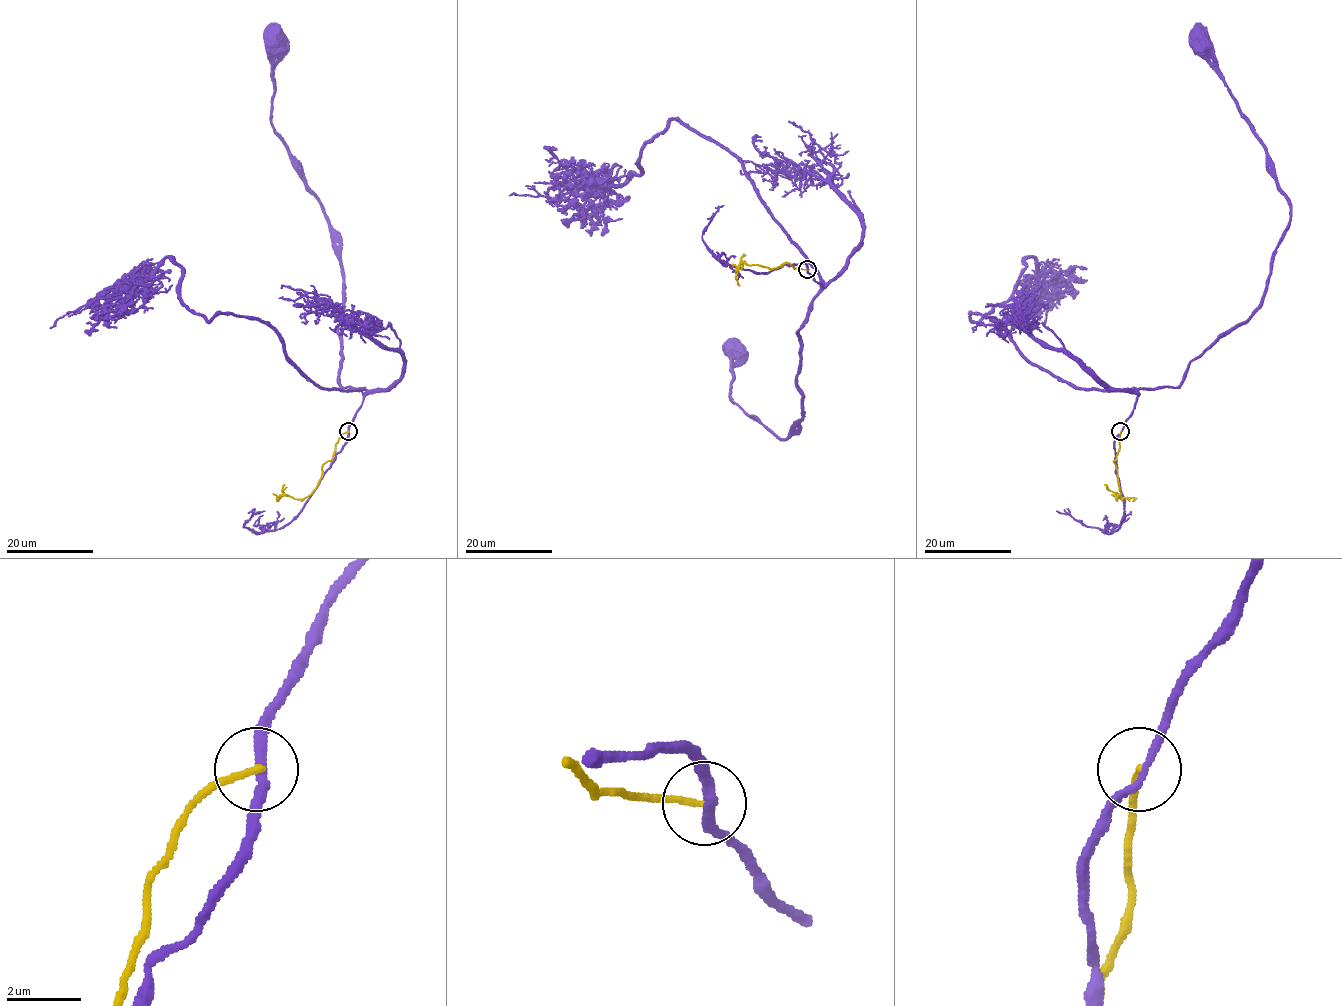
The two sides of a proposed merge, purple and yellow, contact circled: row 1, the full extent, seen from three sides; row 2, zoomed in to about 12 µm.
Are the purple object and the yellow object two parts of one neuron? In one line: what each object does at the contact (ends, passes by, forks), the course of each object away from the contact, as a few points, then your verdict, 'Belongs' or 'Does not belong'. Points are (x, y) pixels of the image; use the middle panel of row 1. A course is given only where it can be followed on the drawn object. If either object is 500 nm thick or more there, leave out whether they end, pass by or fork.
At the ring purple passes by. At the ring yellow ends. Course of purple: (807, 270), (821, 287), (798, 329), (802, 417), (785, 438), (730, 398), (732, 348). Course of yellow: (807, 269), (785, 263), (769, 269), (743, 263), (737, 271), (739, 286). Does not belong

